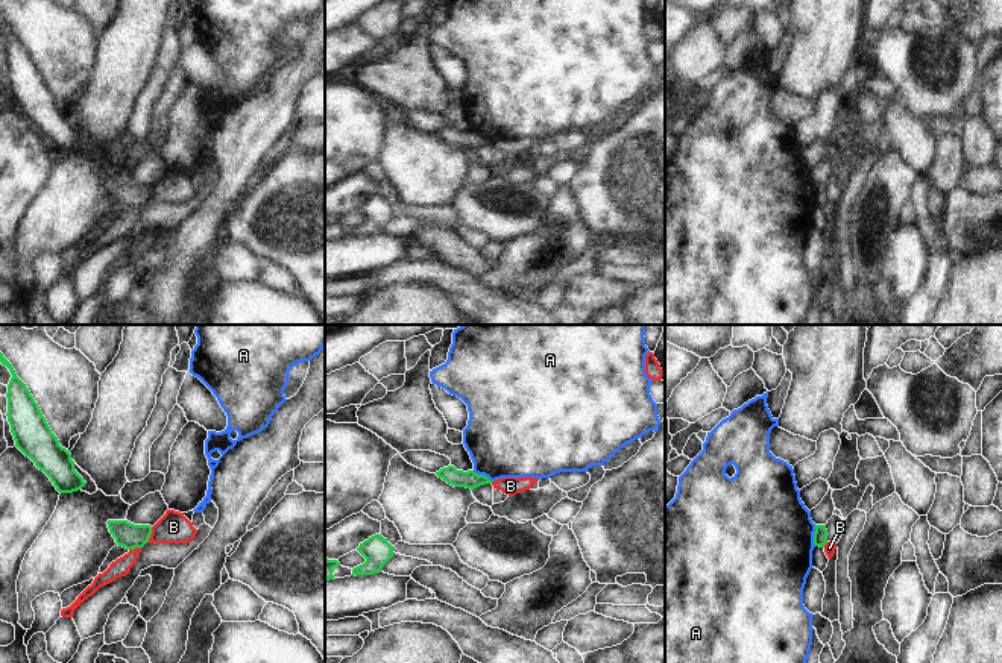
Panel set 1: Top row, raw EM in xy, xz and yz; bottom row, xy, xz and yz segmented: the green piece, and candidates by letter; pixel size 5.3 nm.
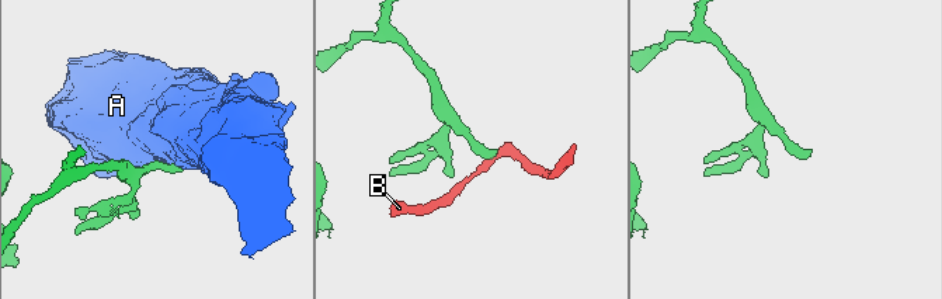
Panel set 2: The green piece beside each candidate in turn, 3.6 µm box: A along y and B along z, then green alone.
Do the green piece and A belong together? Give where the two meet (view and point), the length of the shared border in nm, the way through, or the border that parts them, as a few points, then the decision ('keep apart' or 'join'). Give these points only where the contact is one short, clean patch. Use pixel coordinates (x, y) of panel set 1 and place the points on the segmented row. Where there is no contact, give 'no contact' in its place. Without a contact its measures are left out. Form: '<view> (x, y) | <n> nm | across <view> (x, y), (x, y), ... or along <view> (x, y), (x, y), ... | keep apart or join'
yz (814, 536) | 110 nm | along yz (816, 525), (814, 545) | keep apart

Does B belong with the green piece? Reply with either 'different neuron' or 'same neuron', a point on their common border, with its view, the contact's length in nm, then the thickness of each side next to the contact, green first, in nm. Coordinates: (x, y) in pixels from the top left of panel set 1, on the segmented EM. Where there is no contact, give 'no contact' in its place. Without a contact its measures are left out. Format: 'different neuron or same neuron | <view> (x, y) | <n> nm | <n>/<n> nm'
different neuron | xy (151, 533) | 90 nm | 140/170 nm

